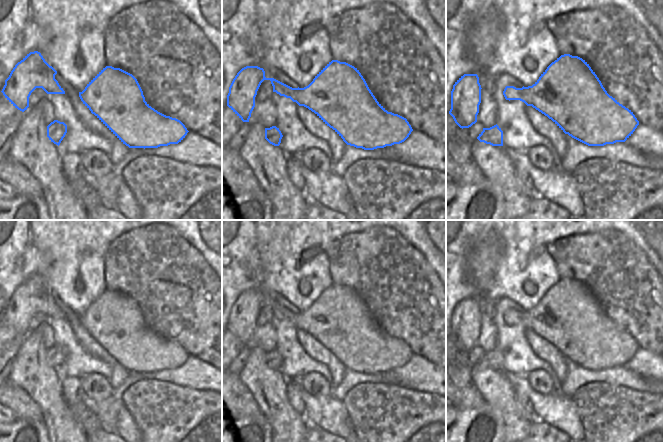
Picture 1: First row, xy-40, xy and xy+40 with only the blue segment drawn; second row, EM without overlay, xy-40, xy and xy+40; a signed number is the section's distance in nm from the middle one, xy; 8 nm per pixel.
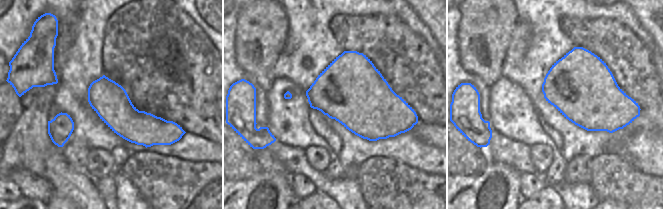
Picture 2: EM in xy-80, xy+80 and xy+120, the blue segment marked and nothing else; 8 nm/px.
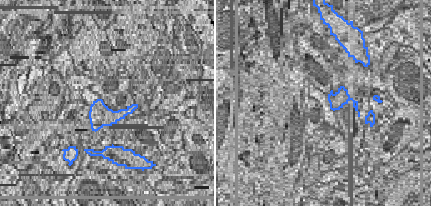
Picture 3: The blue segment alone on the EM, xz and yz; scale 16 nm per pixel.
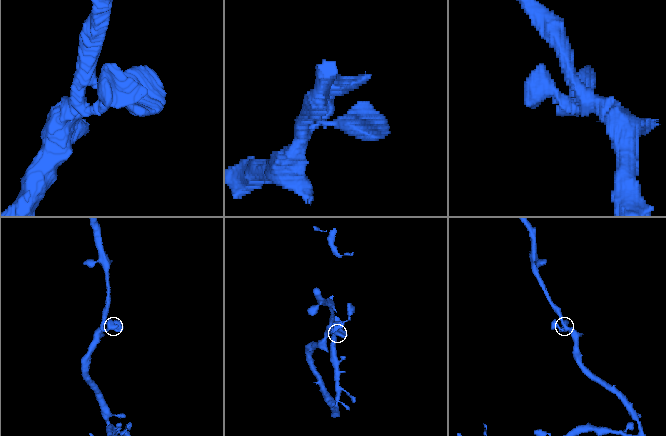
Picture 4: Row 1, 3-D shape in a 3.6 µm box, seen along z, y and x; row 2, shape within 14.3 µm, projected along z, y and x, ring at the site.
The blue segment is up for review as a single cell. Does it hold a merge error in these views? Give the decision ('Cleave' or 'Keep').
Keep.

